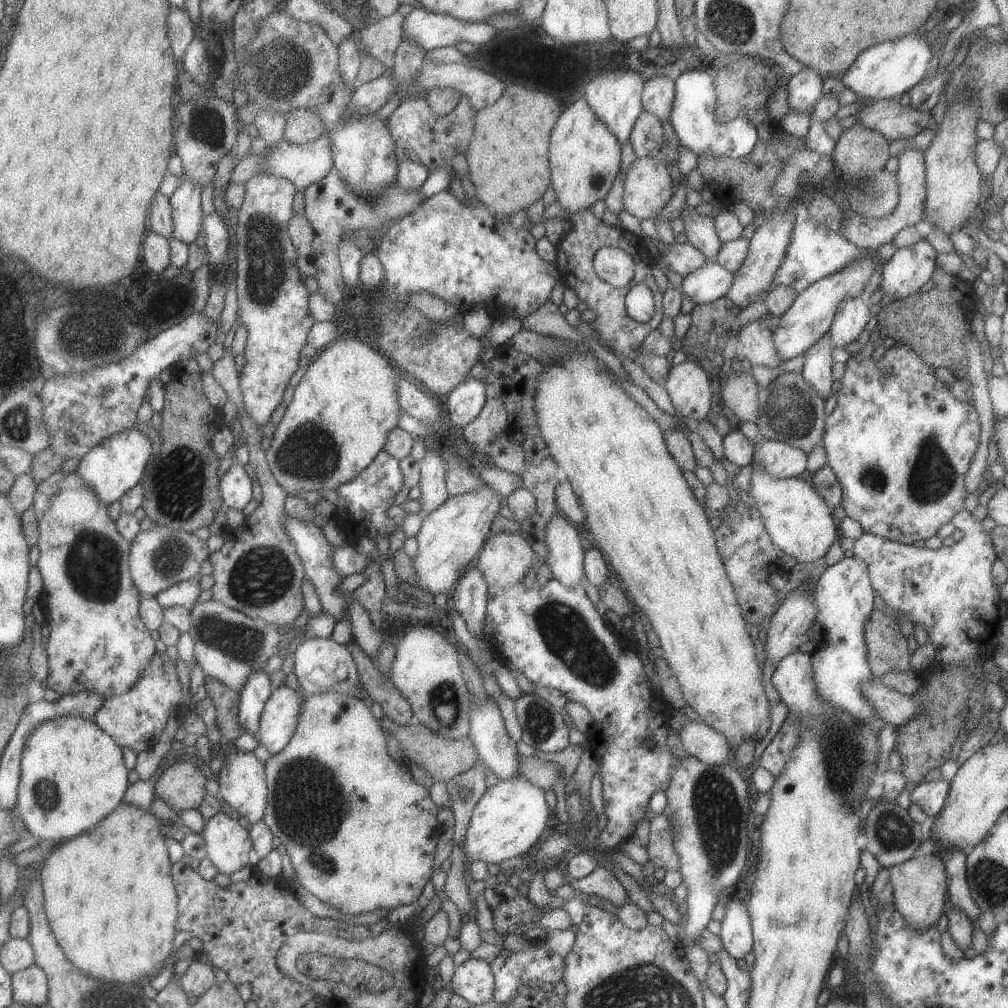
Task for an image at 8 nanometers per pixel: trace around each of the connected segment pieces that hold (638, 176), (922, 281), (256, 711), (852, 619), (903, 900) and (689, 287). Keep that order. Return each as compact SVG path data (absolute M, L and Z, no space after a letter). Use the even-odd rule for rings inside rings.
M656 157L636 158L622 178L624 209L637 220L654 218L673 195L665 162Z
M919 240L914 244L895 249L889 260L882 264L878 289L884 293L884 299L902 299L927 287L933 278L936 254L926 240Z
M254 671L238 694L238 721L253 738L258 738L258 722L269 698L269 675L265 671Z
M855 556L843 557L816 578L812 592L816 610L814 621L819 624L821 638L825 640L825 646L821 644L810 653L817 696L829 706L852 714L878 736L886 724L878 719L869 701L861 694L862 685L874 679L867 662L864 626L873 610L876 592L871 586L865 563Z
M933 854L911 857L887 869L892 886L894 907L913 931L936 926L938 918L946 912L946 872L944 862Z
M713 261L682 277L680 287L683 296L687 296L694 305L707 304L715 299L724 299L733 279L734 273Z

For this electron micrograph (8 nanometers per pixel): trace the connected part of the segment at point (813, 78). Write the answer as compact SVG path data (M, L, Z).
M809 67L791 76L786 84L788 108L810 116L815 103L826 92L821 84L822 78Z

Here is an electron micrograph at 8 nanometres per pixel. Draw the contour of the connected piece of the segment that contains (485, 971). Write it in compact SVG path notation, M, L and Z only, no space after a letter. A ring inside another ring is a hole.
M468 959L454 966L450 984L452 993L463 997L471 1005L482 1005L494 1000L494 976L484 959Z

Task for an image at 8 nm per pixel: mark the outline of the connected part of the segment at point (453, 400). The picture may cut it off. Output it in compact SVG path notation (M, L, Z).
M467 376L447 394L448 425L463 428L479 414L486 399L483 383Z

